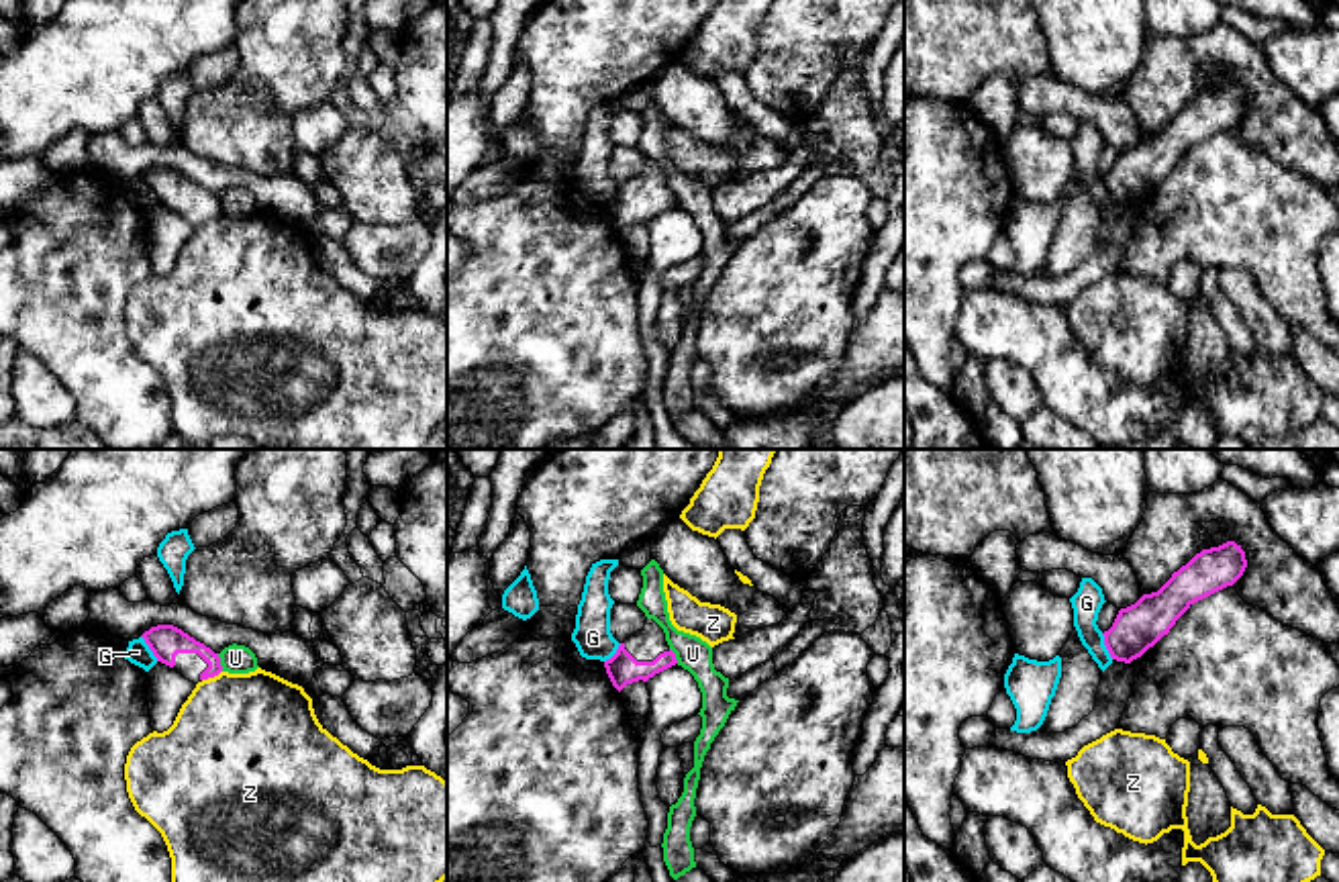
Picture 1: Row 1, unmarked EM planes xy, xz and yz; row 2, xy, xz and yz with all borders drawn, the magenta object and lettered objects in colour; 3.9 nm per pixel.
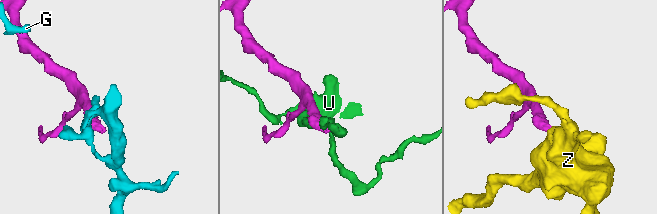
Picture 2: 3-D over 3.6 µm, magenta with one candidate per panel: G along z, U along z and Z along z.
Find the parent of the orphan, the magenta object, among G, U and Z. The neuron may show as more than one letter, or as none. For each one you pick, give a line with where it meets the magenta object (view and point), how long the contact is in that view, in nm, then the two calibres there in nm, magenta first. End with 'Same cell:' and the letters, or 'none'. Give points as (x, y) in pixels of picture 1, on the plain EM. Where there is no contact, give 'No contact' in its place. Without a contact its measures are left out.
Same cell: none

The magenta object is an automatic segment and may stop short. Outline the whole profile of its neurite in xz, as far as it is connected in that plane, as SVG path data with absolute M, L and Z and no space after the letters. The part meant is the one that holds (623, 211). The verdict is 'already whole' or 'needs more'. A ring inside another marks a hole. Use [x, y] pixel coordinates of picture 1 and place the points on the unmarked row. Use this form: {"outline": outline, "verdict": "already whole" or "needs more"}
{"outline": "M647 161L645 169L625 182L616 196L604 204L604 210L612 229L621 235L627 227L647 225L676 206L676 196L670 192L663 172Z", "verdict": "needs more"}

